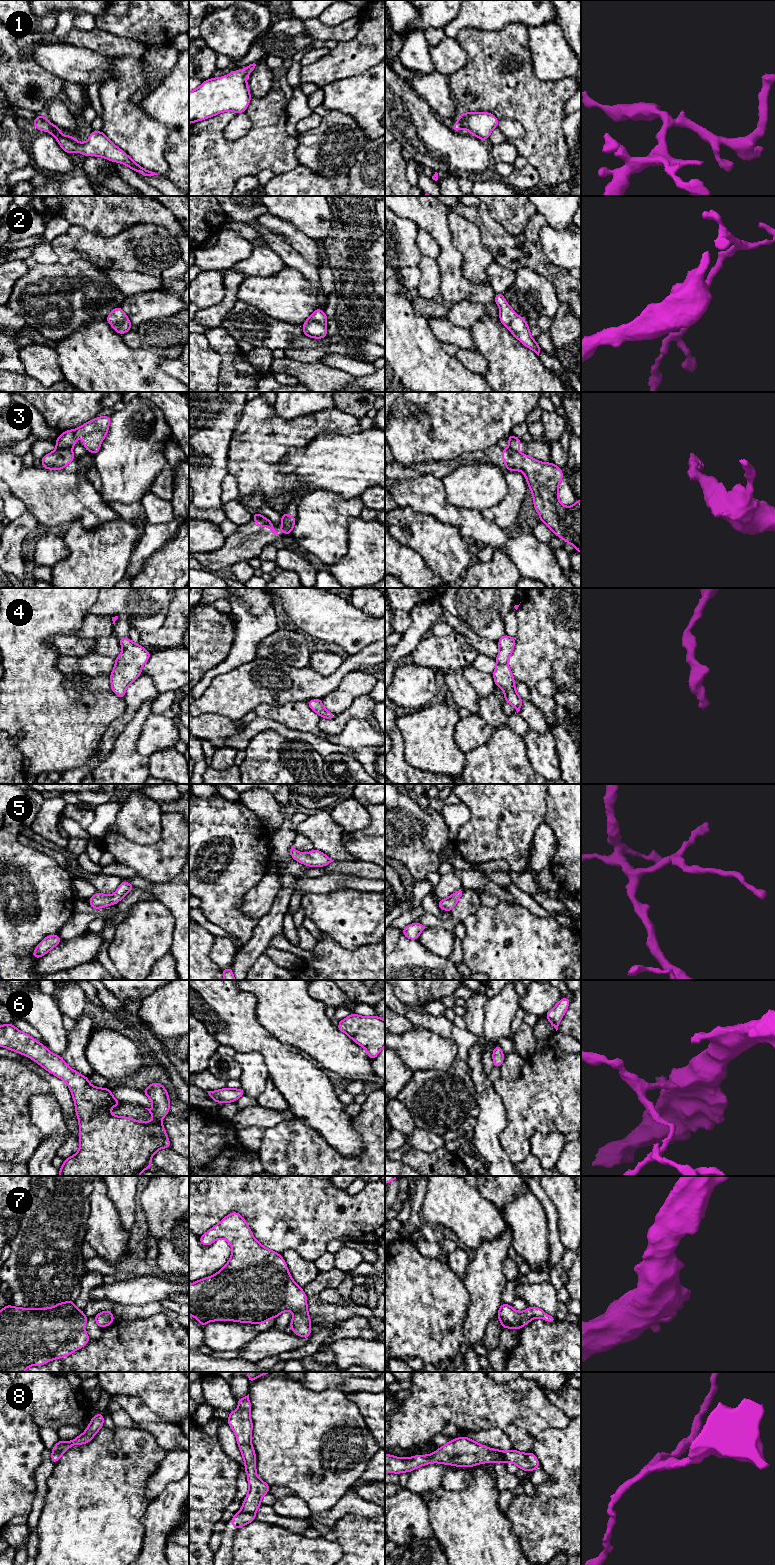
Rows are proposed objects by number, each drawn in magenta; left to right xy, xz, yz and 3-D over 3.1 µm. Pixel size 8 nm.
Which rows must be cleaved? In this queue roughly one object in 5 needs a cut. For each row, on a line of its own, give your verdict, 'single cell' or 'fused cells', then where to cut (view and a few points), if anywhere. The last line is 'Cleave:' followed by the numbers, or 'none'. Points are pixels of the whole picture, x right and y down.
1: single cell; no cut
2: single cell; no cut
3: fused cells; cut in xy along (58, 447), (70, 449)
4: single cell; no cut
5: single cell; no cut
6: single cell; no cut
7: single cell; no cut
8: single cell; no cut
Cleave: 3

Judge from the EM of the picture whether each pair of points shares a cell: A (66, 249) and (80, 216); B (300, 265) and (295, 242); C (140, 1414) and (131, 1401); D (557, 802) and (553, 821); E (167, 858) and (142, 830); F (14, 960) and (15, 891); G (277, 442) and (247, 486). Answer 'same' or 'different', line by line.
A: different
B: different
C: same
D: same
E: different
F: same
G: same

